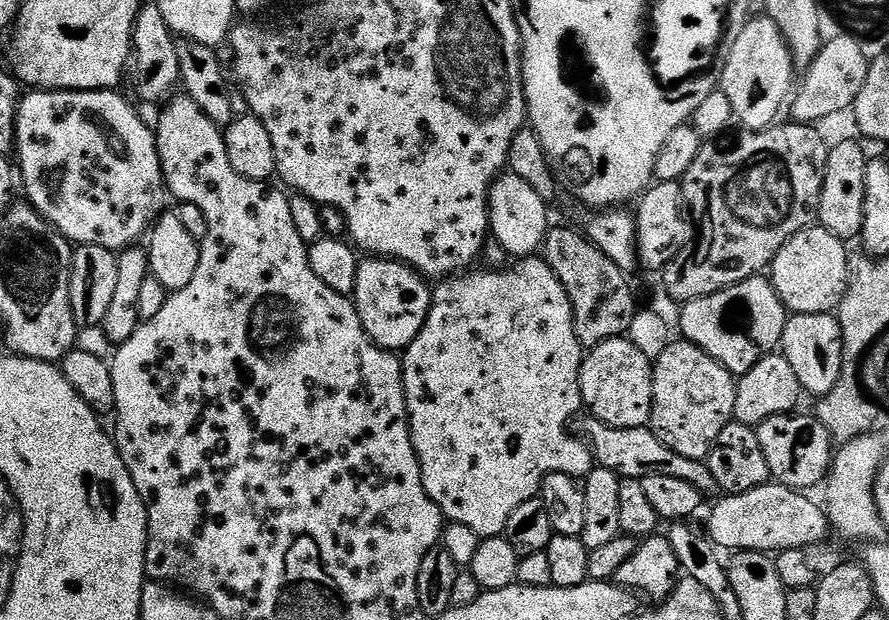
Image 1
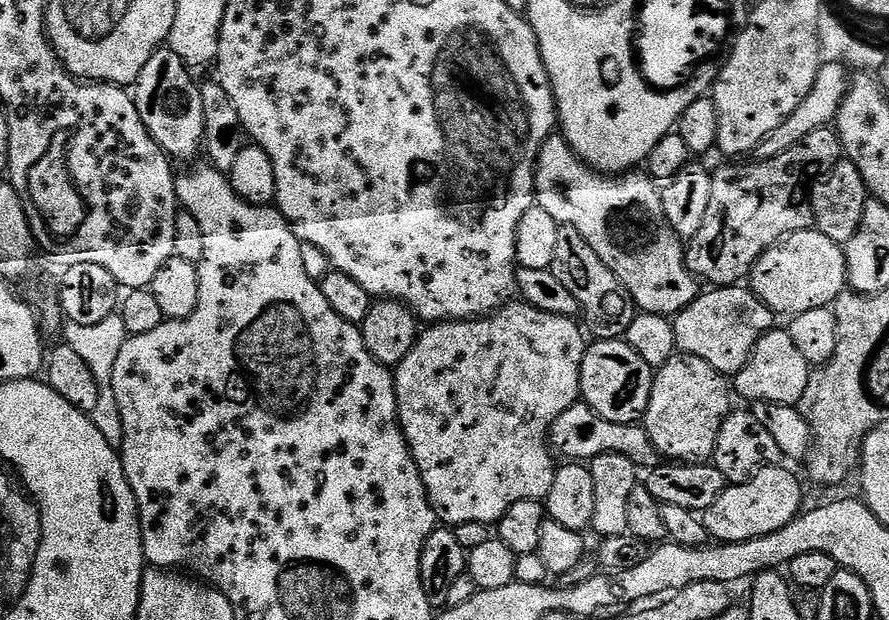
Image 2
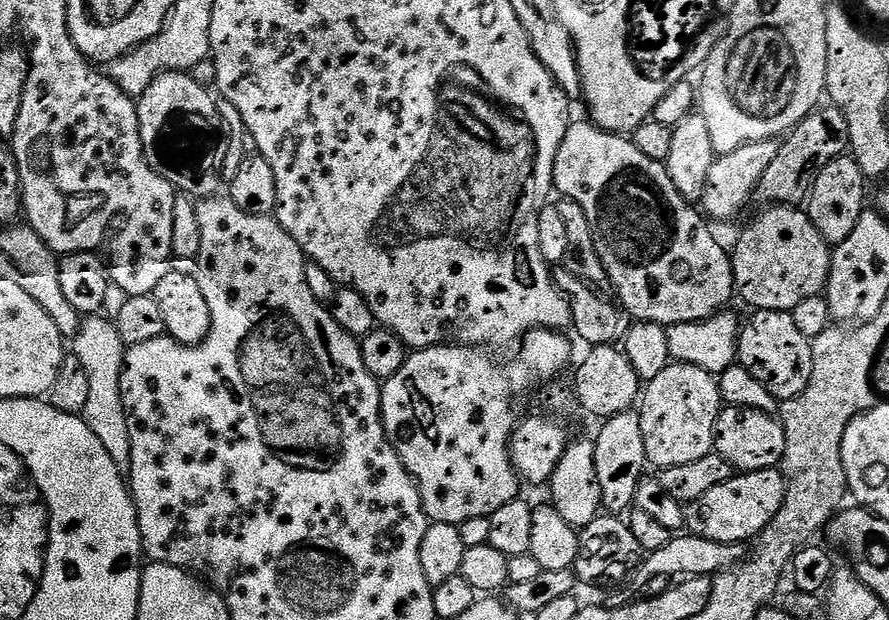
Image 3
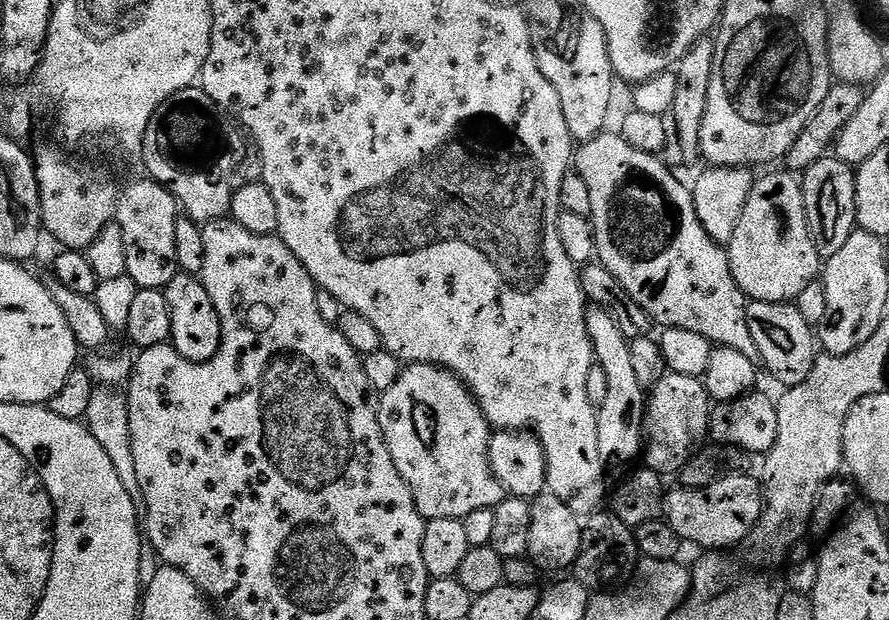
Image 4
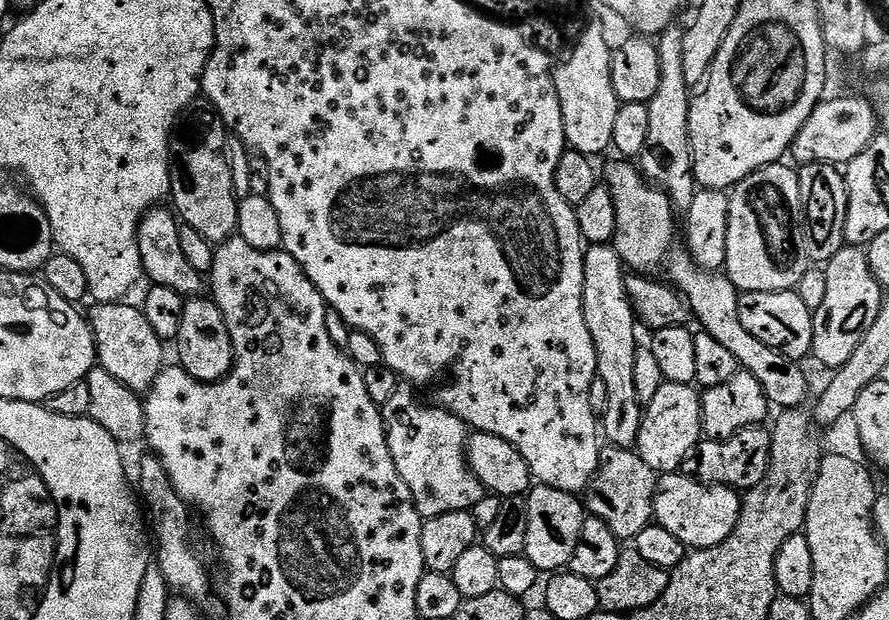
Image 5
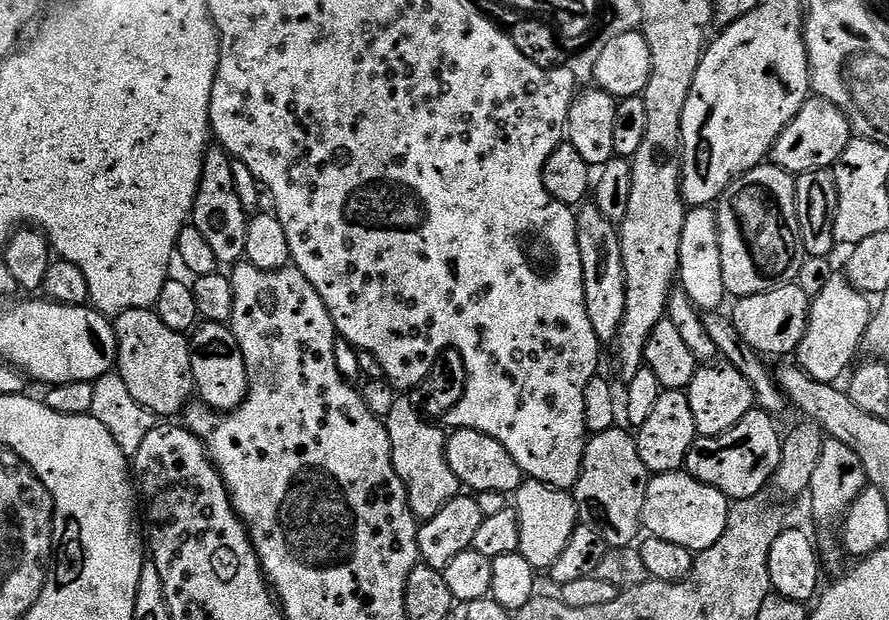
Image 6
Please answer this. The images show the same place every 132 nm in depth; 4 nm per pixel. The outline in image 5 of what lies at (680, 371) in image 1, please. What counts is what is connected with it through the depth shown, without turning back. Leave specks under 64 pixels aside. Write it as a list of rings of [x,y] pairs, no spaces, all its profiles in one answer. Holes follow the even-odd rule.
[[[664,383],[650,398],[640,417],[640,433],[636,439],[635,453],[657,474],[680,472],[688,451],[700,443],[700,397],[692,384]],[[696,391],[696,392],[695,392]]]

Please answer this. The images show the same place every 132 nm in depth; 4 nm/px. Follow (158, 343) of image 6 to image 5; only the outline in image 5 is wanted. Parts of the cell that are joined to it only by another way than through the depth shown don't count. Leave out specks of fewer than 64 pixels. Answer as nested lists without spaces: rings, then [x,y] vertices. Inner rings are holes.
[[[129,302],[96,304],[90,312],[92,333],[96,336],[96,358],[99,367],[105,368],[111,379],[122,382],[131,392],[147,393],[156,381],[156,375],[165,367],[165,341],[154,334],[154,326],[146,322],[143,311]]]

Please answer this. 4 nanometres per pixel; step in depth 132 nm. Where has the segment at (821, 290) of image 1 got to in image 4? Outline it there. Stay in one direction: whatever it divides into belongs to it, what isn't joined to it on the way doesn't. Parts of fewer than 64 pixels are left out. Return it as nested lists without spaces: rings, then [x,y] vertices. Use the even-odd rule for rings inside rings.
[[[791,171],[772,172],[753,183],[746,210],[726,246],[734,282],[749,301],[787,304],[794,302],[806,286],[817,283],[822,257],[808,229],[804,189]]]

